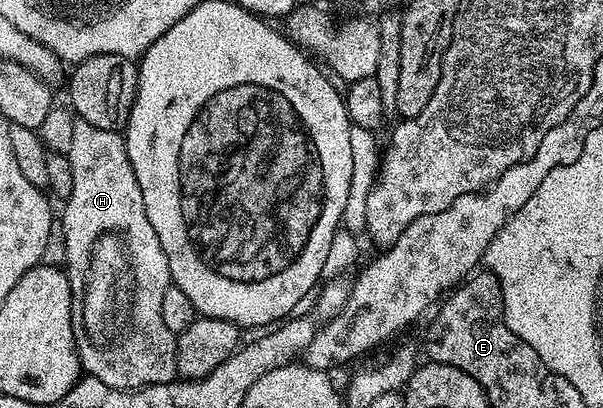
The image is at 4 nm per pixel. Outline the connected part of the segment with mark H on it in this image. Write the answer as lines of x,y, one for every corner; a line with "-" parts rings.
76,123
73,130
73,142
66,154
66,158
71,167
73,182
71,183
70,192
65,197
67,205
63,208
63,236
67,239
63,244
63,252
69,259
79,260
83,256
83,244
85,247
92,248
95,251
95,272
89,273
87,281
83,284
83,328
91,335
91,344
80,343
78,345
77,351
82,371
88,376
96,376
101,382
105,382
105,386
110,388
134,390
147,388
150,384
170,384
177,376
175,370
177,336
176,333
169,330
169,326
165,326
165,322
161,322
161,298
164,296
165,290
172,287
173,281
169,270
169,262
165,258
165,250
161,250
161,242
145,214
145,202
141,198
141,186
133,174
133,166
127,157
127,145
124,137
119,132
103,130
92,124

